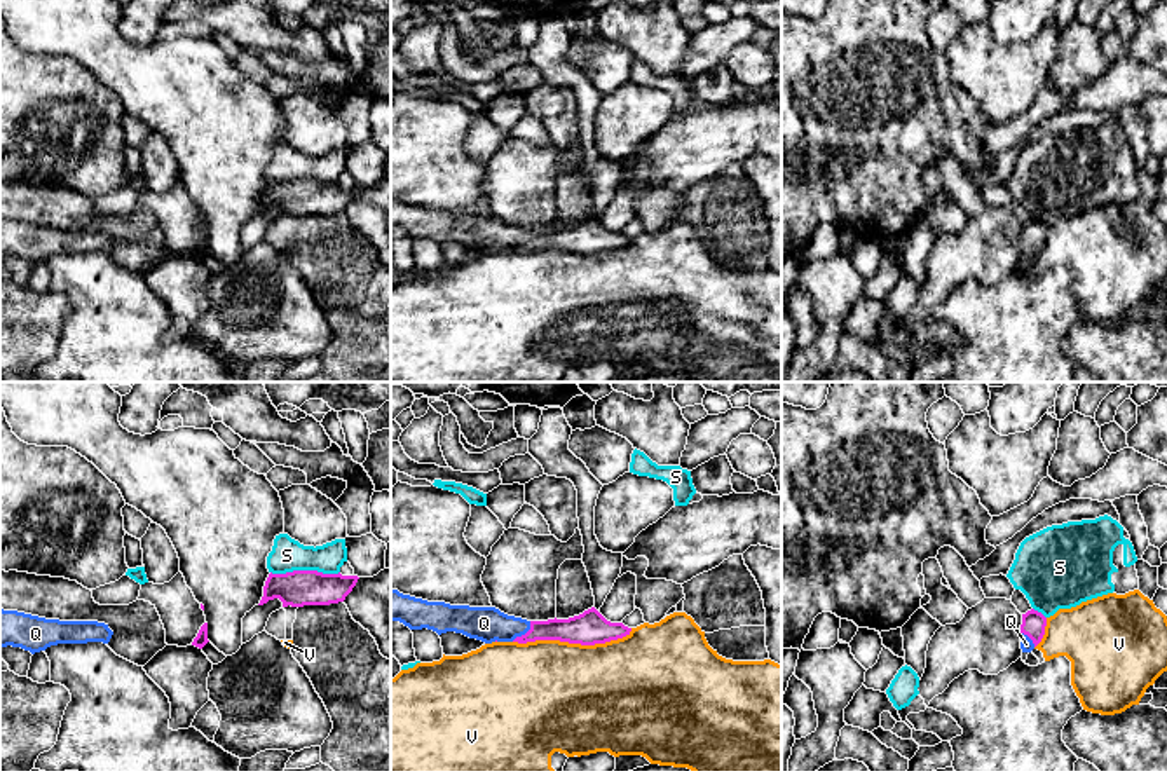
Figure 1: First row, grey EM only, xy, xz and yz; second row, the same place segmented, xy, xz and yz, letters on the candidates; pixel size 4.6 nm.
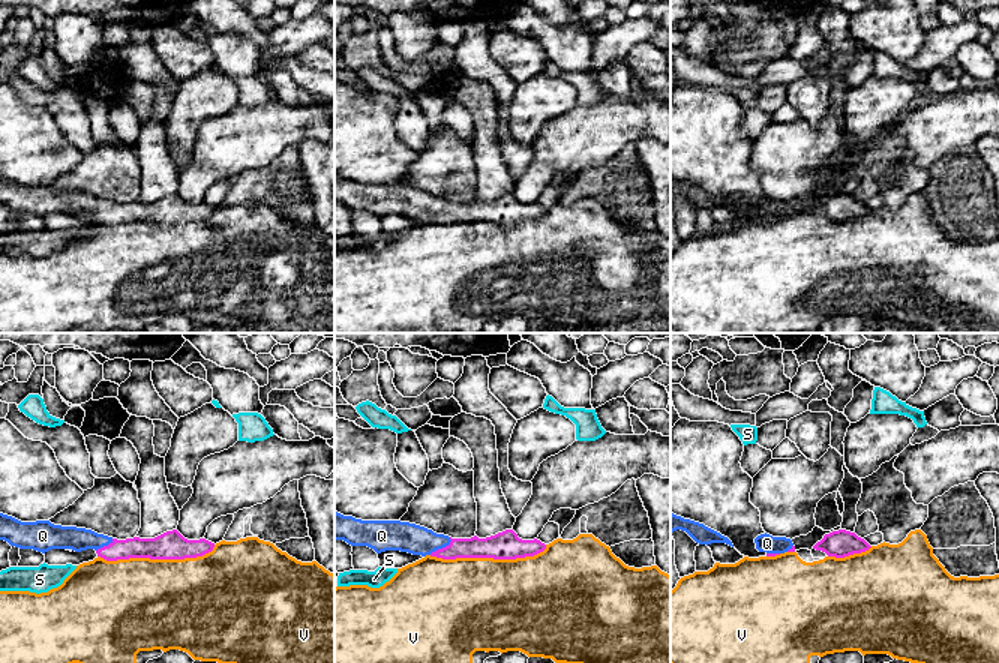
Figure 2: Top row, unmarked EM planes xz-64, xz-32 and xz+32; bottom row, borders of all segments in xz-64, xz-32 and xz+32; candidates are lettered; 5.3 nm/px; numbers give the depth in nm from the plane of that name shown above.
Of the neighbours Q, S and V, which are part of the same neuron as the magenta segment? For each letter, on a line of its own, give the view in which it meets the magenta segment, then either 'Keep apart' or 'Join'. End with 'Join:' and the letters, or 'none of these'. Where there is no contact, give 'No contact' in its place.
Q: Touches magenta in xz. Join
S: Touches magenta in xy. Keep apart
V: Touches magenta in xz. Keep apart
Join: Q

